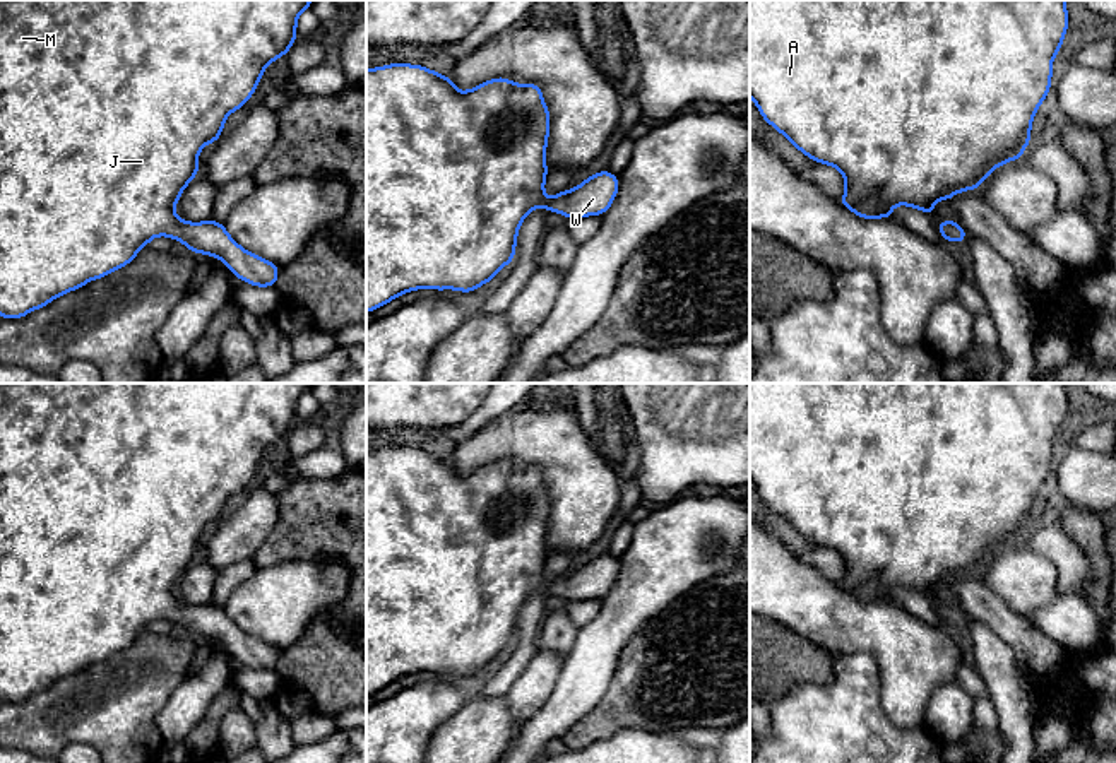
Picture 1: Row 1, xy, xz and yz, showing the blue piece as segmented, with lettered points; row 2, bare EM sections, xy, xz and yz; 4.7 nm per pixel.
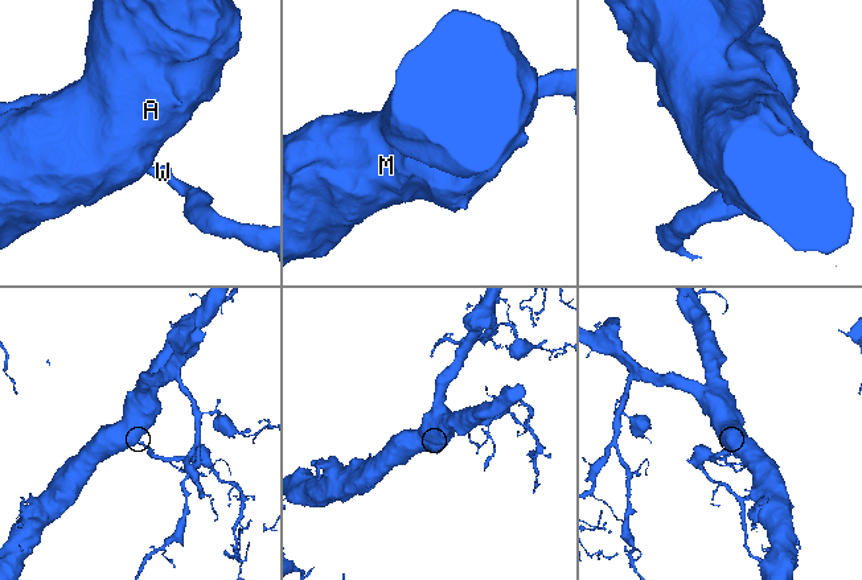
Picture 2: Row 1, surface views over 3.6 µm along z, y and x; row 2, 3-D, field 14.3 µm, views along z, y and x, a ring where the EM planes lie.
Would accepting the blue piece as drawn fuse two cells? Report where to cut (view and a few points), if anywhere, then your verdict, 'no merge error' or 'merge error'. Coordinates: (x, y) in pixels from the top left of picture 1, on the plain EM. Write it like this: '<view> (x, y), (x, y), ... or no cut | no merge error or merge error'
no cut | no merge error

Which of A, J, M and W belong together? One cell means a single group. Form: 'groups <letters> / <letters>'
groups A J M W

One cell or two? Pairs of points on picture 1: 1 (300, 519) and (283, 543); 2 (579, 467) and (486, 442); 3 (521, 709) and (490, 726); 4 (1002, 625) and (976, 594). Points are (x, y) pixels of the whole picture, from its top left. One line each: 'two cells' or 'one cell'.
1: one cell
2: one cell
3: two cells
4: one cell

